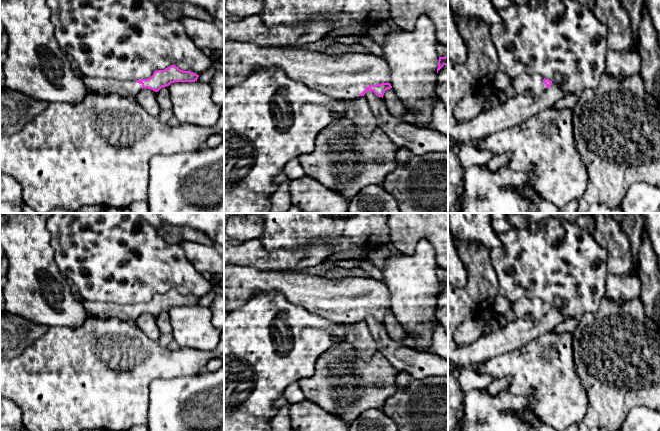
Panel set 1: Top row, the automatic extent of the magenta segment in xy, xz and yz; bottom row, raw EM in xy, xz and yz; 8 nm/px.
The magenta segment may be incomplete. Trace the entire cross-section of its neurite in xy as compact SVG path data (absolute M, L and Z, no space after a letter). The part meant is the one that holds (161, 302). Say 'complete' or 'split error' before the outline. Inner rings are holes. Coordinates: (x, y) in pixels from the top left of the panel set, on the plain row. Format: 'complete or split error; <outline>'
split error; M171 289L164 294L157 294L148 303L137 305L103 304L83 300L88 313L96 318L118 318L127 322L135 322L143 312L158 316L162 311L169 310L174 306L195 306L199 299L191 295L183 295Z

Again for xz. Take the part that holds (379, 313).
split error; M224 264L224 302L227 312L262 293L282 294L289 302L340 323L373 315L382 321L390 308L388 287L371 277L328 279L295 271L261 271Z

